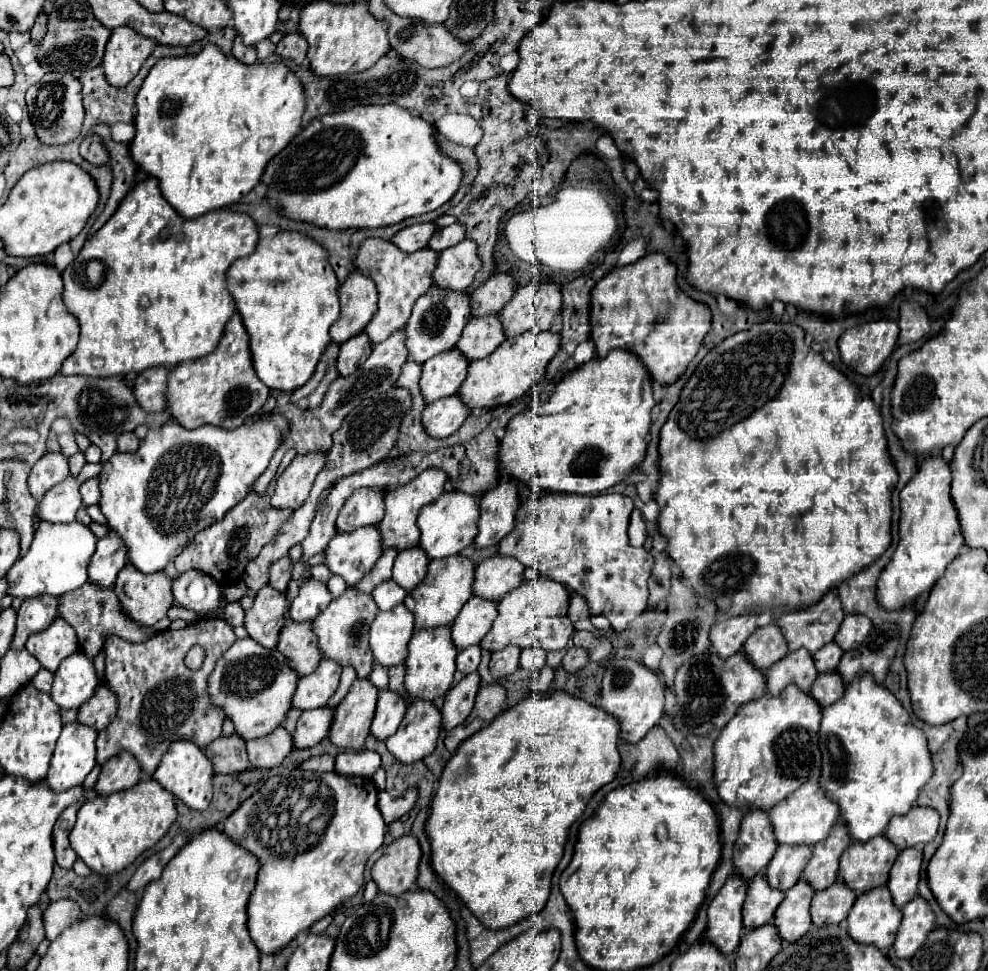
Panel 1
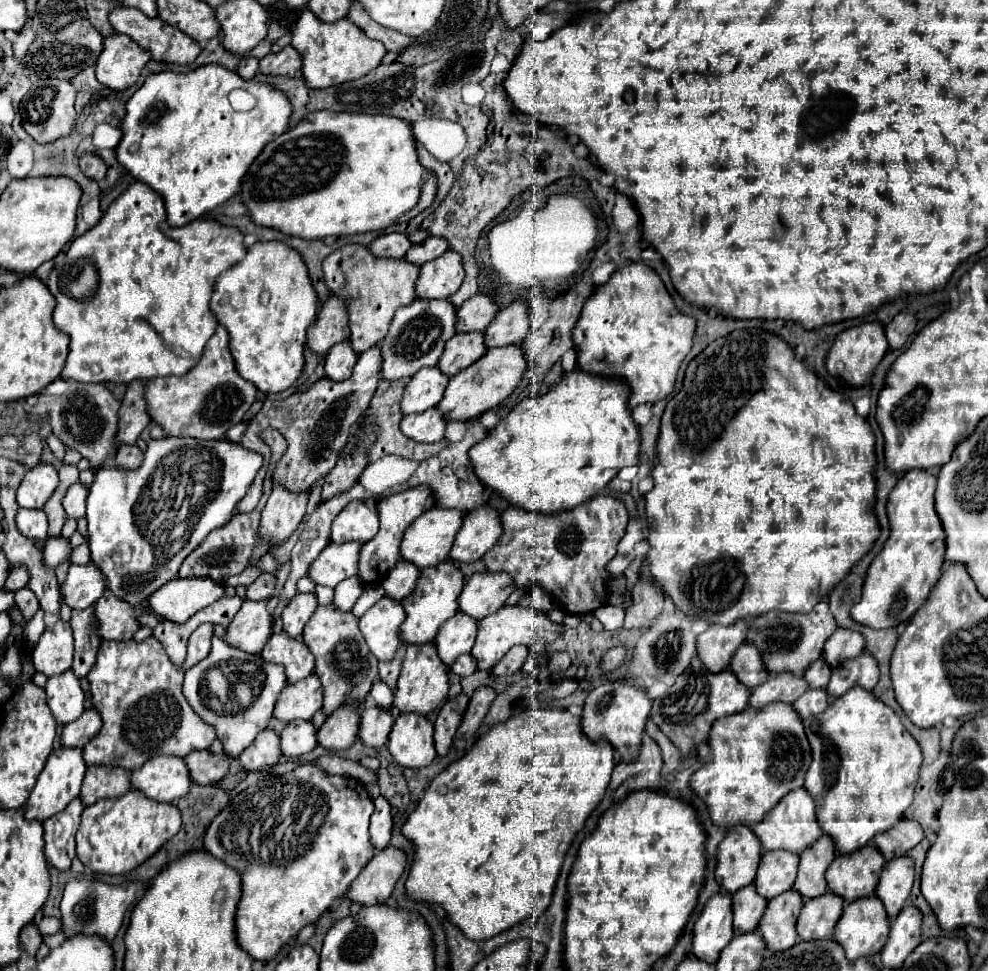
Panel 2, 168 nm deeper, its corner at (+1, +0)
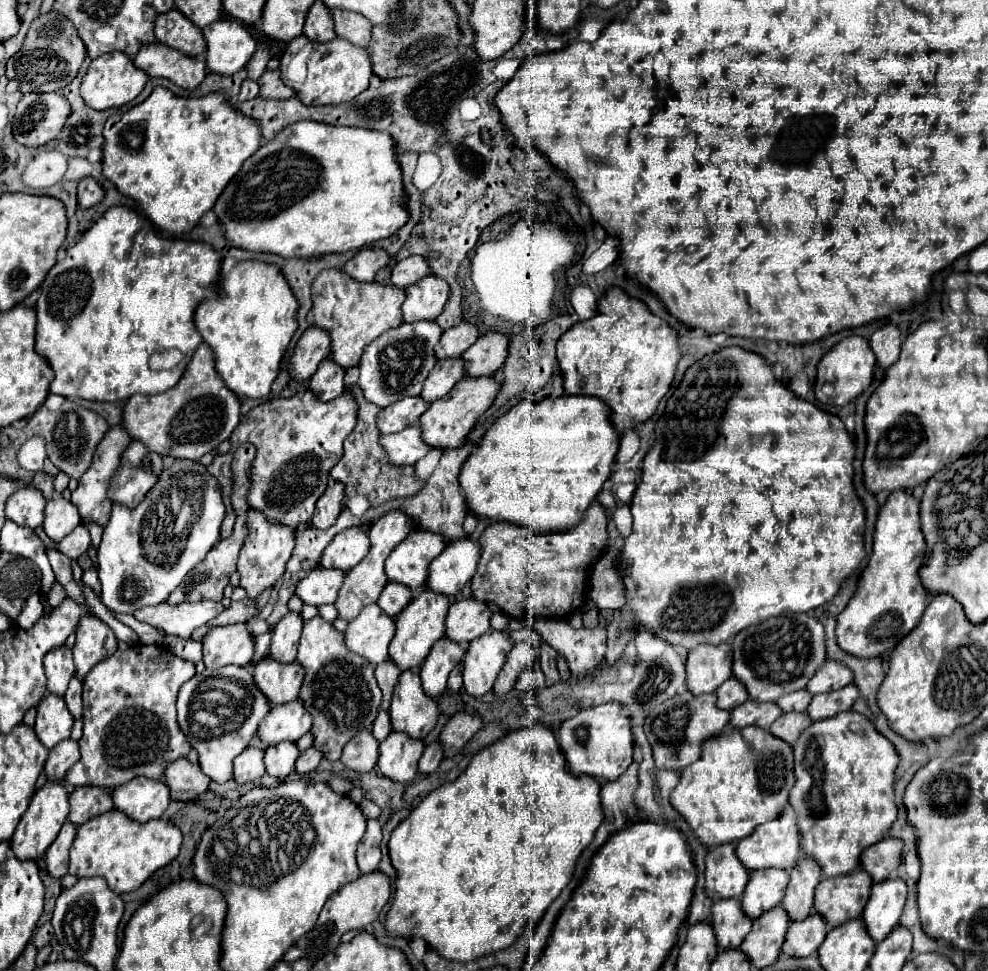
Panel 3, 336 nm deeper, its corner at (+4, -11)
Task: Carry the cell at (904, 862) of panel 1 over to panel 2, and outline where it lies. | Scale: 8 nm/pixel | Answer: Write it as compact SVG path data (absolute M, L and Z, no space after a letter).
M906 855L896 857L894 861L888 861L884 865L880 883L876 887L876 897L884 903L890 919L894 919L908 901L912 881L914 881L914 861L910 857Z

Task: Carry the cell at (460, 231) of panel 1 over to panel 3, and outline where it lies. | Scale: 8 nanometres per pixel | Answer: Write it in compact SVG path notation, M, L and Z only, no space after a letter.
M409 256L405 260L399 260L393 268L391 274L391 284L399 286L399 288L407 288L411 284L415 284L419 278L427 276L429 268L427 268L427 260L419 258L419 256Z

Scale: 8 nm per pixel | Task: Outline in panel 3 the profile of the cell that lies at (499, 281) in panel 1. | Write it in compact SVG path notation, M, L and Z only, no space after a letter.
M461 322L455 328L449 328L443 332L439 344L435 346L435 356L437 358L453 358L461 356L475 340L479 338L479 330L471 322Z

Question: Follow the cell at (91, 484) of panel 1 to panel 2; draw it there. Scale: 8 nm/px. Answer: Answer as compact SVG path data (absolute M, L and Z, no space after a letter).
M74 483L64 499L62 499L62 505L64 505L64 511L66 511L66 517L68 519L80 519L86 515L86 497L88 497L88 491L82 483Z

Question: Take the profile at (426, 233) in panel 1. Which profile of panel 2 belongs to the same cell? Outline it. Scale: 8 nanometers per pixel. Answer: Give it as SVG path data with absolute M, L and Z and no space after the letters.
M388 233L388 235L380 235L378 239L374 239L368 245L368 251L374 257L390 257L390 259L402 259L406 255L406 251L410 249L410 241L404 233Z

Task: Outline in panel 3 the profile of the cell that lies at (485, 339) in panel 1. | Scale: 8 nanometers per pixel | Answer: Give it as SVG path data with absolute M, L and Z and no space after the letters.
M463 358L437 360L435 368L431 370L423 384L421 396L427 402L435 402L441 396L445 396L459 380L463 380Z

